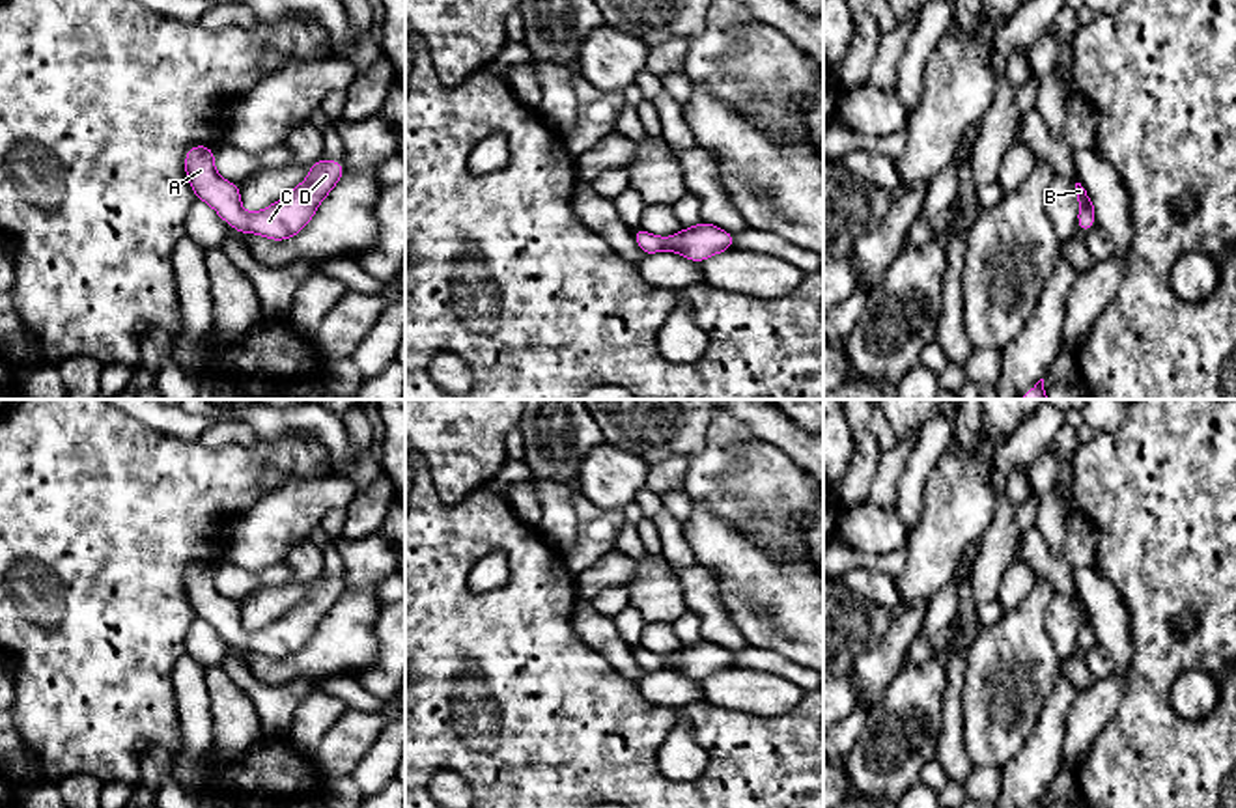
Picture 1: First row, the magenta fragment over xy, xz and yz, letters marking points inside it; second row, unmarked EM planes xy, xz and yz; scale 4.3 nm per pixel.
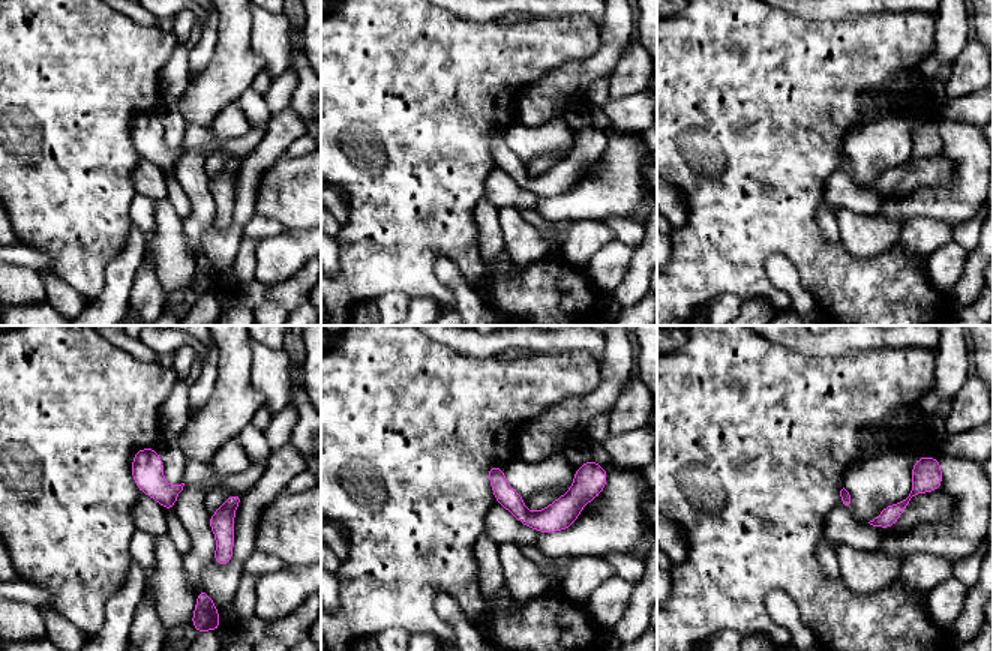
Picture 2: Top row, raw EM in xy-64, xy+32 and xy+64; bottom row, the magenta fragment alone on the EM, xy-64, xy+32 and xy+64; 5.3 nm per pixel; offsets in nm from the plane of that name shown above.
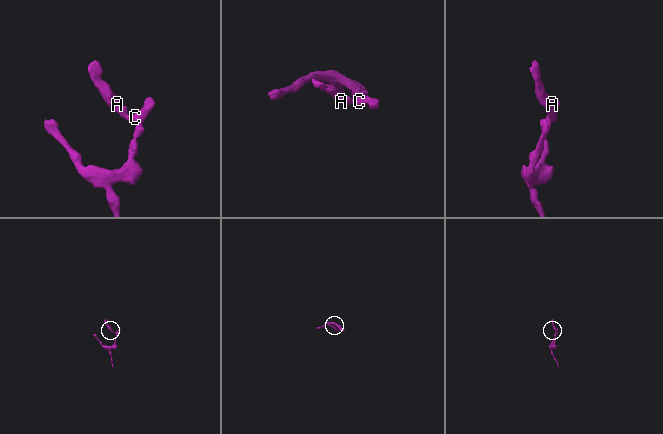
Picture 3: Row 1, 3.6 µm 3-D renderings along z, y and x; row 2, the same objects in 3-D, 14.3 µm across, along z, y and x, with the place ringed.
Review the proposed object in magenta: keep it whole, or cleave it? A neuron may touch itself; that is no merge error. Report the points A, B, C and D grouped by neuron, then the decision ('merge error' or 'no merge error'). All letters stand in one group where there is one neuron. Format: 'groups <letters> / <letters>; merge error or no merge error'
groups A B C D; no merge error

